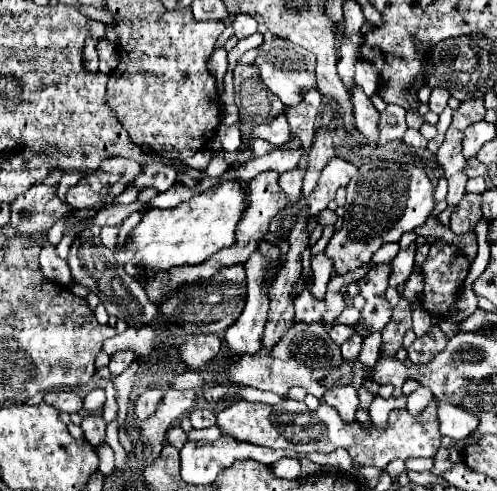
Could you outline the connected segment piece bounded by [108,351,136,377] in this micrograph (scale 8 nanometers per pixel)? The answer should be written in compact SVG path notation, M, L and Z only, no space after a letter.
M122 351L122 353L116 353L114 357L110 357L110 365L108 365L108 369L110 369L110 373L112 373L112 377L116 377L116 375L120 375L132 361L134 361L134 353L132 351Z

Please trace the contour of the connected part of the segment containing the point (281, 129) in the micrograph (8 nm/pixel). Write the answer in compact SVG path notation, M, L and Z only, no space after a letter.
M280 115L280 119L270 121L270 123L262 123L252 127L250 133L242 135L242 145L248 145L252 139L264 139L266 143L274 145L274 147L282 147L290 141L290 127L286 121L286 115Z

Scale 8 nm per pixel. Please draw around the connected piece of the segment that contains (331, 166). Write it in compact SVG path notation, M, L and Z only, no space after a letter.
M334 157L324 169L322 169L322 175L320 175L318 185L314 189L314 193L308 197L308 199L302 199L298 203L298 209L294 207L294 215L304 207L304 203L310 205L310 215L318 215L322 209L326 209L326 205L334 199L336 191L340 187L346 187L348 181L358 173L358 167L340 159L340 157Z

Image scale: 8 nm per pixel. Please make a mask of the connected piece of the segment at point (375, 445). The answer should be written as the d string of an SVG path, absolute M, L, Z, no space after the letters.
M292 399L280 401L278 405L238 401L238 403L226 407L218 413L218 427L222 429L224 435L232 435L238 441L248 441L248 443L262 445L262 447L268 447L268 449L294 449L294 451L300 451L300 453L314 453L314 451L332 453L338 447L342 447L351 455L355 470L366 466L384 469L392 459L402 459L404 461L404 459L410 459L410 457L434 457L436 455L436 451L440 447L440 441L442 441L442 435L438 431L440 423L438 423L436 411L438 411L438 401L436 399L432 399L420 415L412 415L408 409L394 409L388 417L388 423L386 423L384 431L378 431L376 427L372 427L372 431L366 433L360 427L358 421L352 421L352 423L342 421L338 411L330 405L326 405L326 403L320 403L318 409L312 411L312 409L308 409L308 405L304 401L292 401Z

